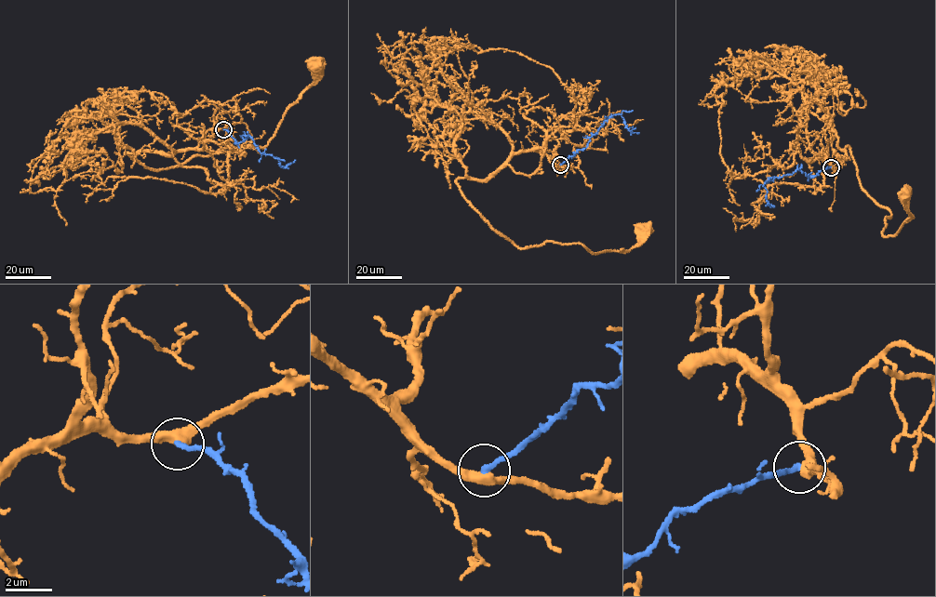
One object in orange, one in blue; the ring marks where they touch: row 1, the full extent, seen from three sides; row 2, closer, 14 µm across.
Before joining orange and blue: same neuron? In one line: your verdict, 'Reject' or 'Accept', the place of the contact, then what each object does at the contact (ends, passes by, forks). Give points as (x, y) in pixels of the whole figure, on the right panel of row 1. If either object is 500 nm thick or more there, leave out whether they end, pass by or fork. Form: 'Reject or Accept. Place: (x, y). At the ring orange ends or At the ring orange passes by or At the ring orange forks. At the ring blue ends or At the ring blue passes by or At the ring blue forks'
Accept. Place: (831, 167). At the ring orange passes by. At the ring blue ends

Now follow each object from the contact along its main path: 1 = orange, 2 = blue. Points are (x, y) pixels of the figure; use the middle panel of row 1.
1: (560, 165), (524, 151), (484, 179), (456, 181), (517, 246), (627, 250), (644, 229)
2: (560, 165), (584, 148), (604, 121), (614, 114), (621, 114), (627, 128), (639, 133)

